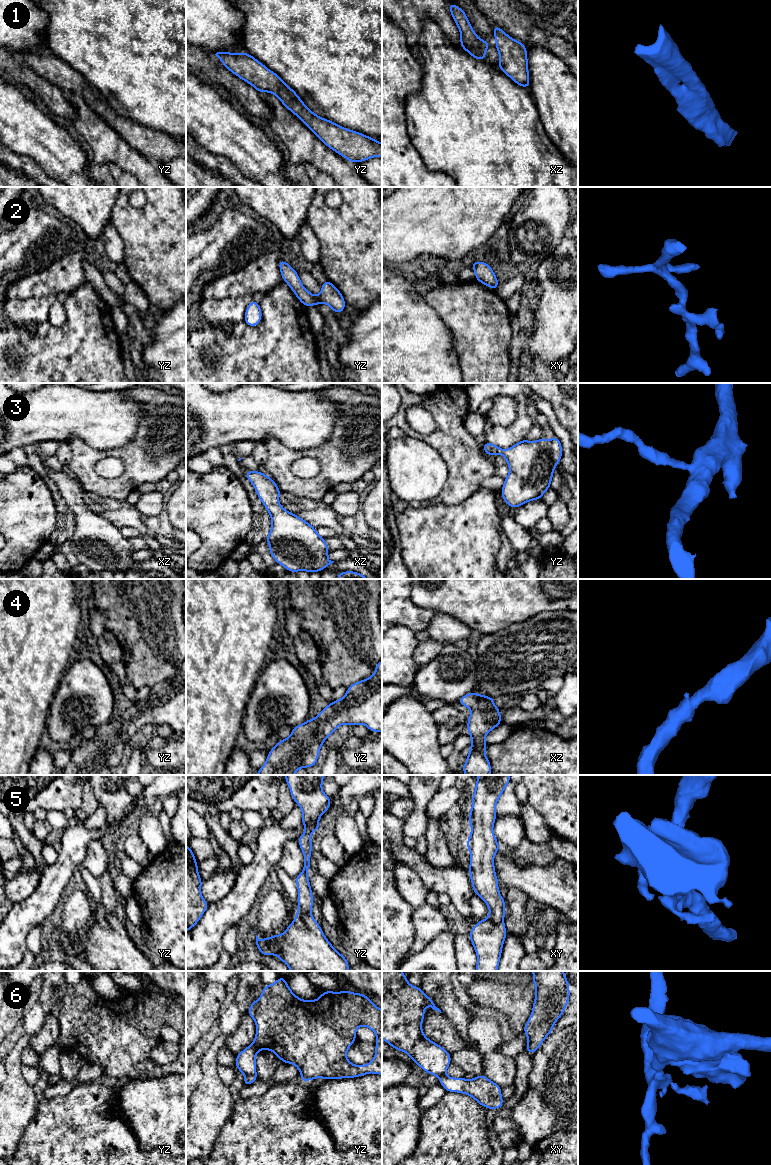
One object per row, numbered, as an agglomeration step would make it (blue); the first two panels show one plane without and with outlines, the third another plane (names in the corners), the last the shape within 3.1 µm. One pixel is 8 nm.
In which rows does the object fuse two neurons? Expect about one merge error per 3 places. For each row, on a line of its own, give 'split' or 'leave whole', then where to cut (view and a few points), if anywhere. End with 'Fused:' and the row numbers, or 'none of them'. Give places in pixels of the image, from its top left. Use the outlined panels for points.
1: leave whole; no cut
2: leave whole; no cut
3: leave whole; no cut
4: leave whole; no cut
5: leave whole; no cut
6: split; cut in yz along (255, 1073), (245, 1076)
Fused: 6

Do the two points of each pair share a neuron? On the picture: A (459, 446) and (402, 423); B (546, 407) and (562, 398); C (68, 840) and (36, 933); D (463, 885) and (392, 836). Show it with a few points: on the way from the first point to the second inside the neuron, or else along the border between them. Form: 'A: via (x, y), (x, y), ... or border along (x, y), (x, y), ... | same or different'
A: via (445, 439), (427, 439), (416, 435) | same
B: border along (534, 393), (551, 405), (556, 418) | different
C: border along (41, 923), (30, 931), (26, 945) | different
D: via (445, 880), (433, 878), (408, 854) | same

